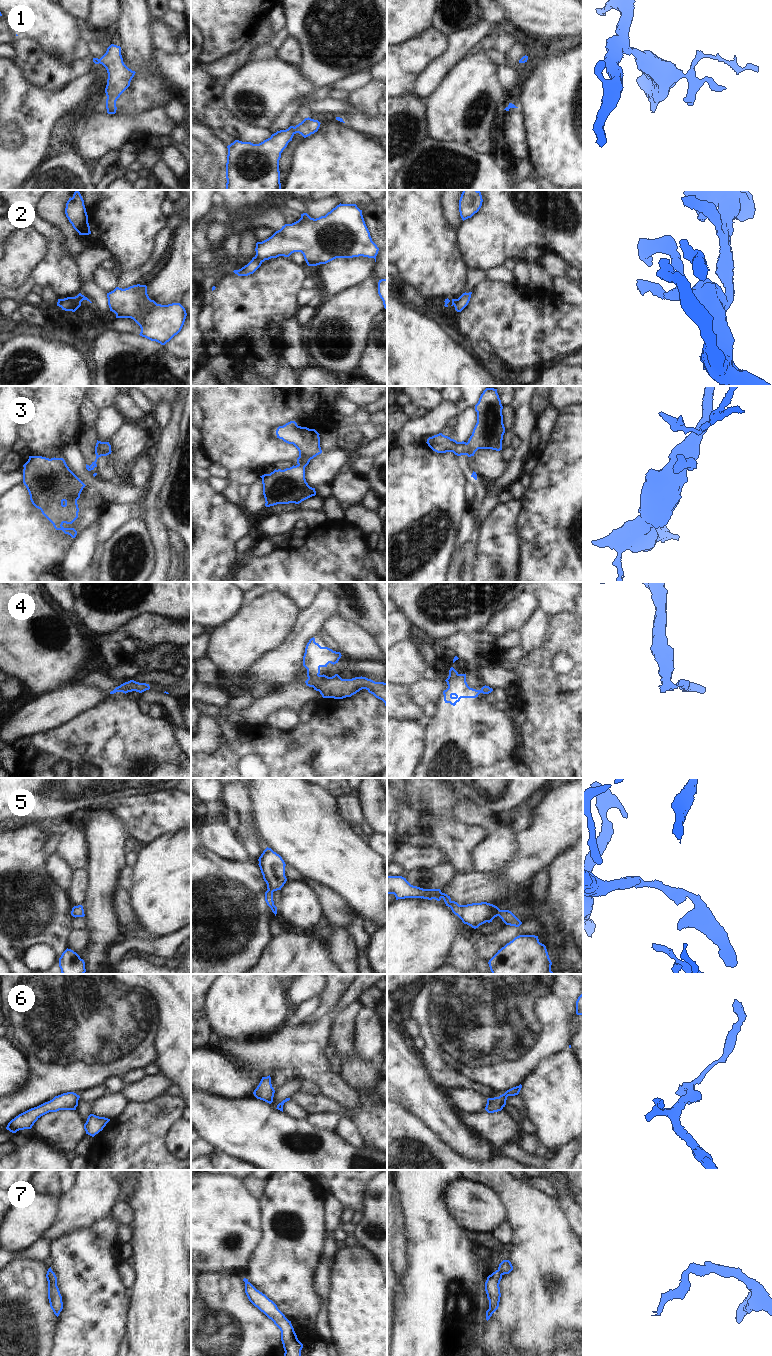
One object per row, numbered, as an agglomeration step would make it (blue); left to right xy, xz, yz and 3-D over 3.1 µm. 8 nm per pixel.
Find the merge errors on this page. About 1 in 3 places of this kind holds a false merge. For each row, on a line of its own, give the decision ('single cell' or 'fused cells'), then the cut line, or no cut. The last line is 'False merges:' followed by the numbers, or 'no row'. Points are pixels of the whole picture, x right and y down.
1: single cell; no cut
2: single cell; no cut
3: single cell; no cut
4: fused cells; cut in xz along (318, 674), (312, 674), (308, 678)
5: single cell; no cut
6: single cell; no cut
7: single cell; no cut
False merges: 4

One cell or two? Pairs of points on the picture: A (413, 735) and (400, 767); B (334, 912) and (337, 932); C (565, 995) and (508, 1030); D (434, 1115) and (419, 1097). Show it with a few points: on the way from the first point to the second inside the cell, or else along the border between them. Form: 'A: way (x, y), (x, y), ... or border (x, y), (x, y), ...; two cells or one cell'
A: way (405, 743), (400, 748), (400, 759); one cell
B: border (330, 922), (346, 928); two cells
C: way (551, 995), (543, 995), (522, 1016); one cell
D: way (433, 1111), (423, 1101); one cell

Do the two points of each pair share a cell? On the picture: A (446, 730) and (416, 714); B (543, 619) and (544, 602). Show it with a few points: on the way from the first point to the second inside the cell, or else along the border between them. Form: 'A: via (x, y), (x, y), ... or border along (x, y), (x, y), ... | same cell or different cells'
A: border along (428, 720), (425, 723) | different cells
B: border along (538, 606), (549, 617) | different cells

